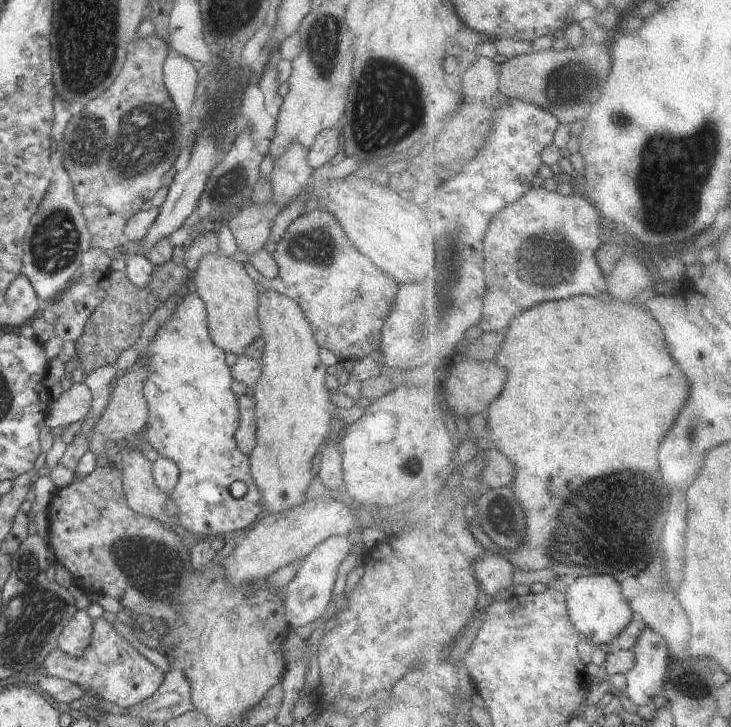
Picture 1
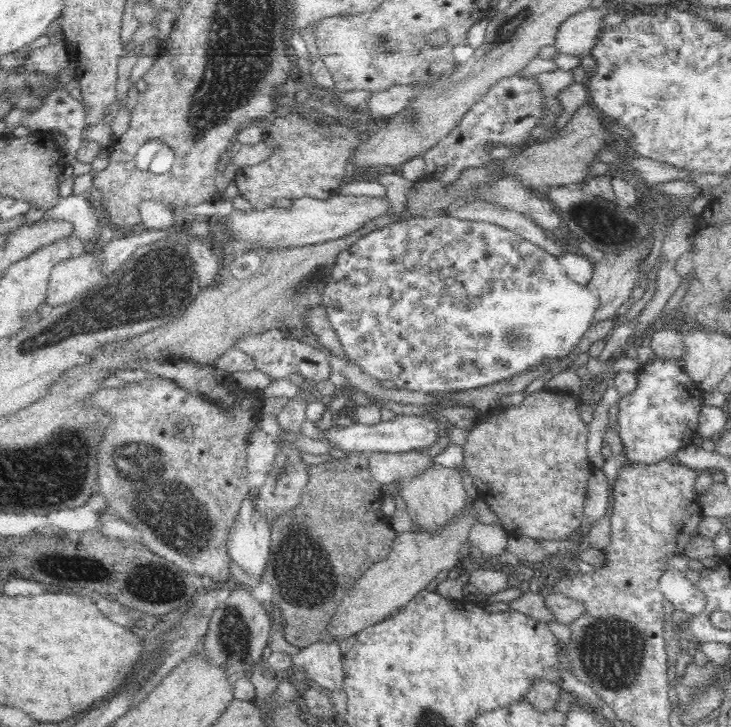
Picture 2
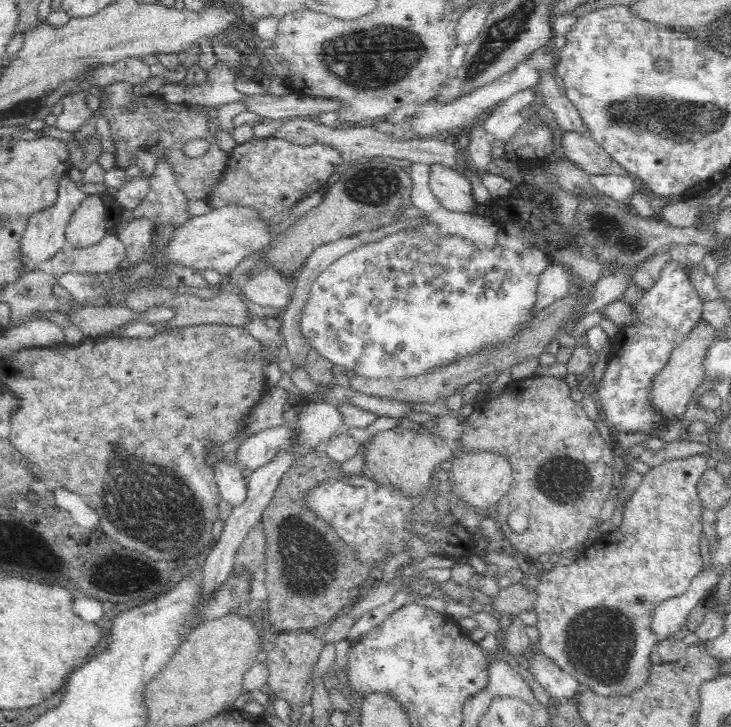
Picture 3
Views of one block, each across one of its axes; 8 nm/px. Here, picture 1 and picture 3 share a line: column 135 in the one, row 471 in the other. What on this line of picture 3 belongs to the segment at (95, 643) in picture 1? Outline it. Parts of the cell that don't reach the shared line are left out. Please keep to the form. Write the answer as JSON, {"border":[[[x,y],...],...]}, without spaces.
{"border":[[[694,454],[694,456],[686,456],[686,458],[667,460],[660,463],[660,466],[651,467],[647,473],[638,477],[640,483],[626,503],[621,525],[613,533],[602,535],[602,538],[592,544],[592,549],[576,558],[570,565],[553,567],[549,572],[544,572],[534,582],[533,586],[536,593],[534,611],[537,613],[536,626],[540,632],[537,649],[550,660],[553,660],[564,672],[571,674],[583,688],[587,687],[596,692],[596,694],[606,697],[629,696],[648,682],[650,668],[653,667],[653,663],[650,661],[650,654],[655,651],[657,643],[661,639],[652,631],[651,627],[656,607],[667,598],[684,594],[692,579],[700,574],[700,570],[704,570],[704,560],[700,553],[703,533],[703,506],[698,496],[697,486],[700,477],[708,469],[709,461],[711,461],[711,458],[708,454]]]}

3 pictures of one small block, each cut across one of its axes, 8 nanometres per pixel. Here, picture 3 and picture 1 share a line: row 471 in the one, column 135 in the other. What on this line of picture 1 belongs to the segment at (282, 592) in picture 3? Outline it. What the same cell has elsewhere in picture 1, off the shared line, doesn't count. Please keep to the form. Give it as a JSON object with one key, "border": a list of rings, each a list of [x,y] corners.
{"border":[[[181,247],[173,249],[173,258],[162,266],[155,266],[152,281],[146,288],[136,288],[125,272],[109,270],[105,275],[106,296],[104,302],[90,315],[84,326],[84,334],[75,343],[75,355],[79,358],[77,370],[86,376],[103,366],[116,364],[118,356],[132,347],[139,338],[142,326],[150,316],[164,304],[165,299],[177,294],[185,287],[188,278],[184,253]]]}

